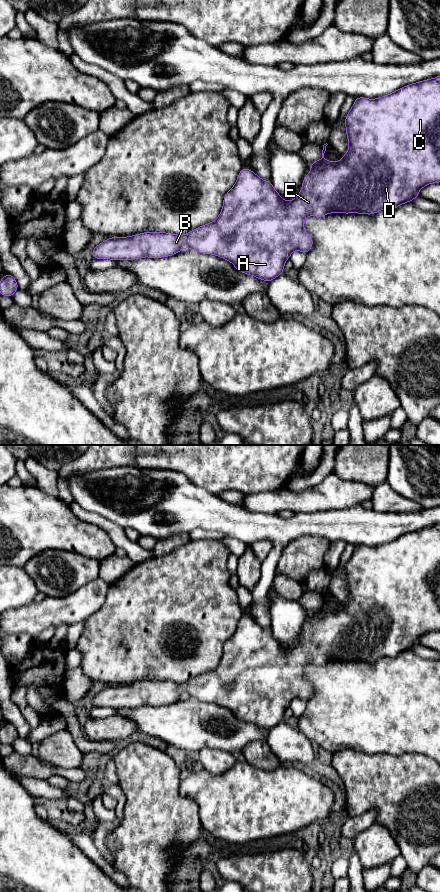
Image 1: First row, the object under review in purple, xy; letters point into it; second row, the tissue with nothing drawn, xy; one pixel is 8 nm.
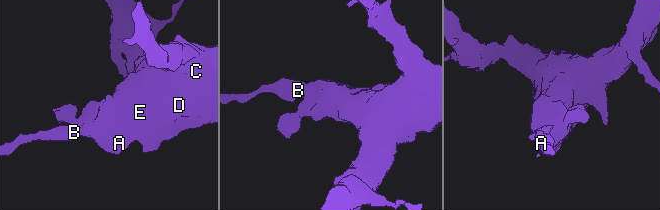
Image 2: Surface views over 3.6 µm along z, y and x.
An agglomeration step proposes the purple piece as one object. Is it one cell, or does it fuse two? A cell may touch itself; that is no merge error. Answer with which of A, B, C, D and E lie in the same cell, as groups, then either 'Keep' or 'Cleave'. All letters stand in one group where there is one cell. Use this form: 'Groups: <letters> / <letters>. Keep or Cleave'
Groups: A B C D E. Keep

